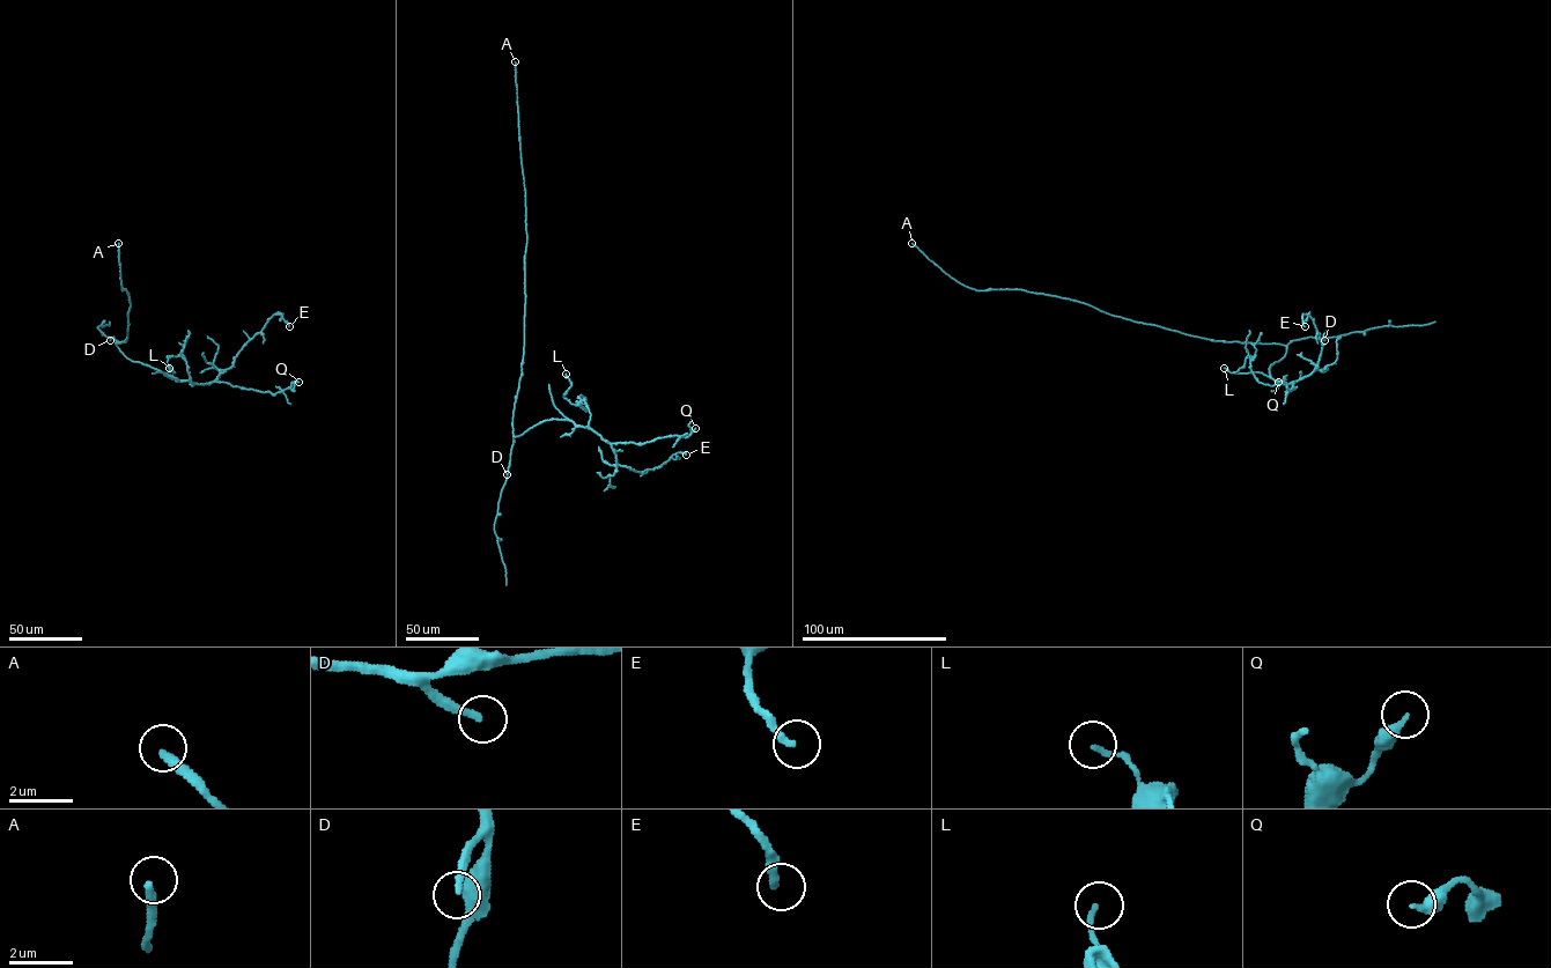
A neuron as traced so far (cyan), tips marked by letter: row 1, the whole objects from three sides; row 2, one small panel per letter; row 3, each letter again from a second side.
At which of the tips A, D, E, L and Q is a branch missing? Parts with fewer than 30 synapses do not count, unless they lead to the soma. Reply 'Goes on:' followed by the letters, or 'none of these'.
Goes on: A, D

